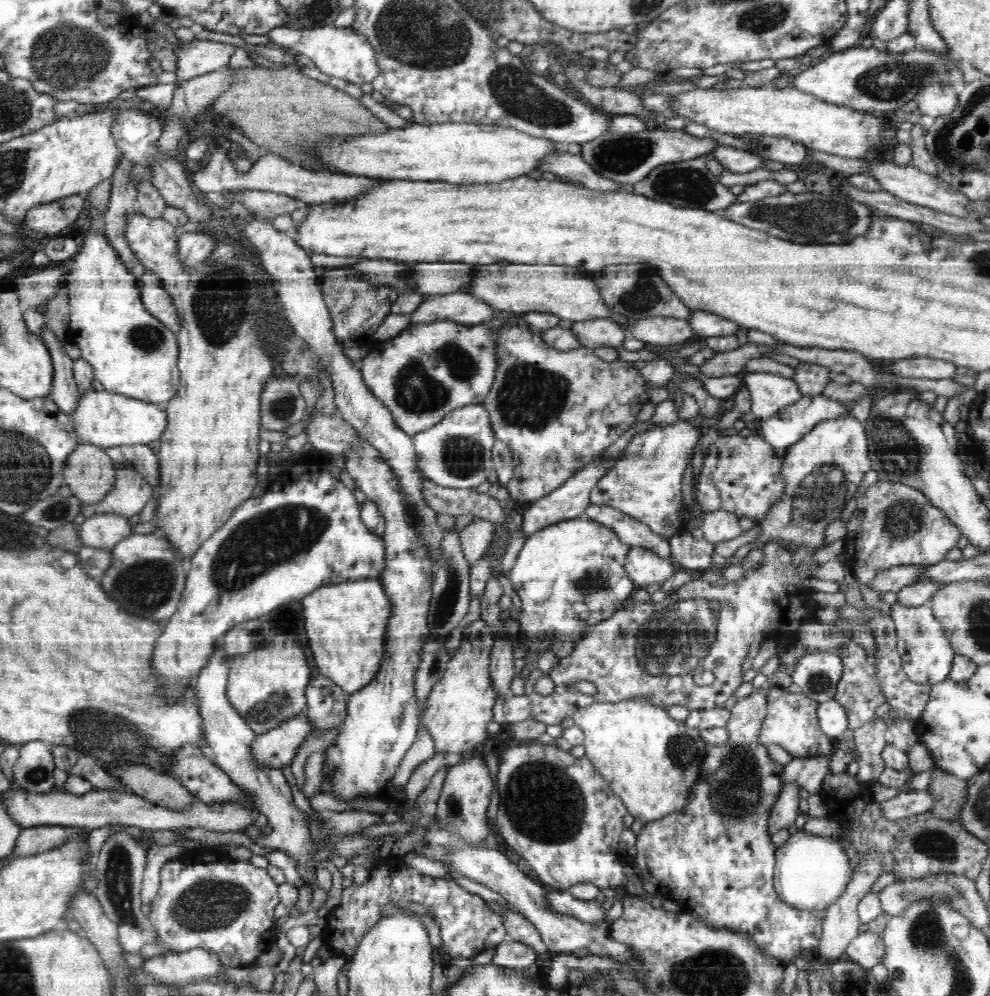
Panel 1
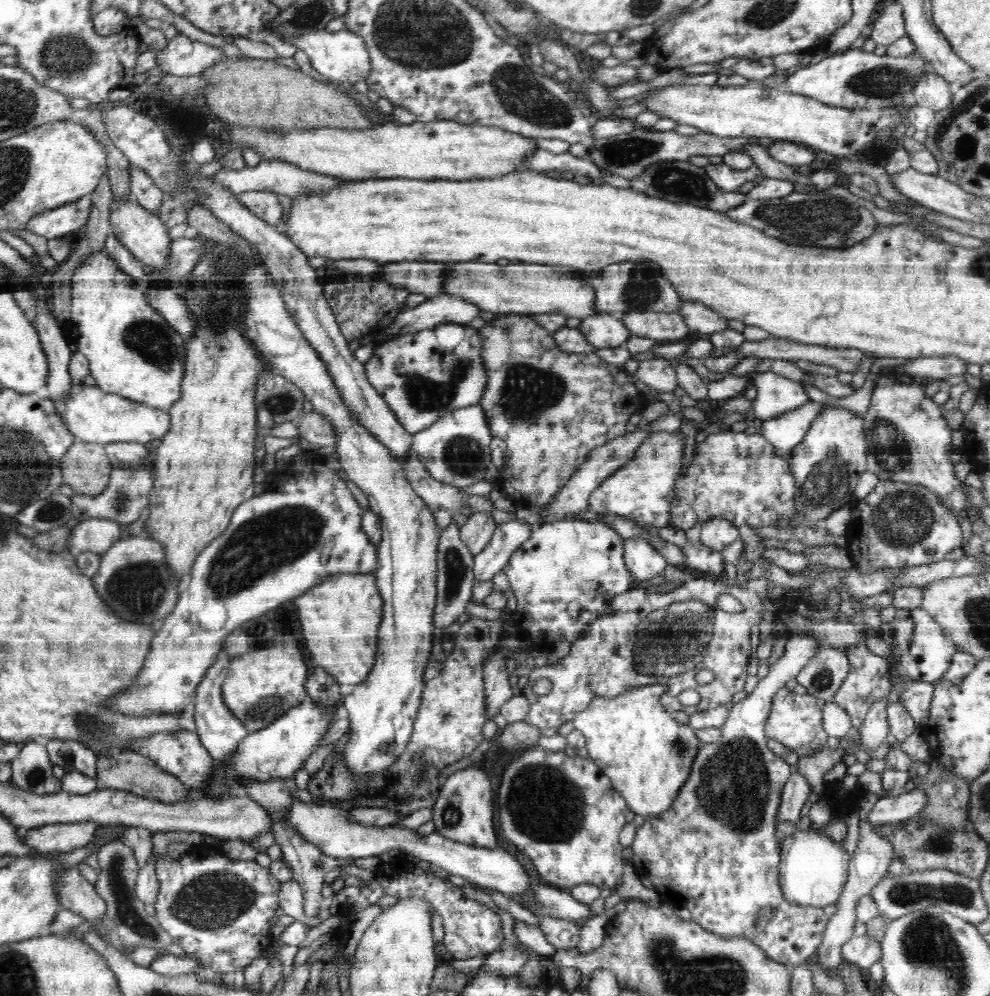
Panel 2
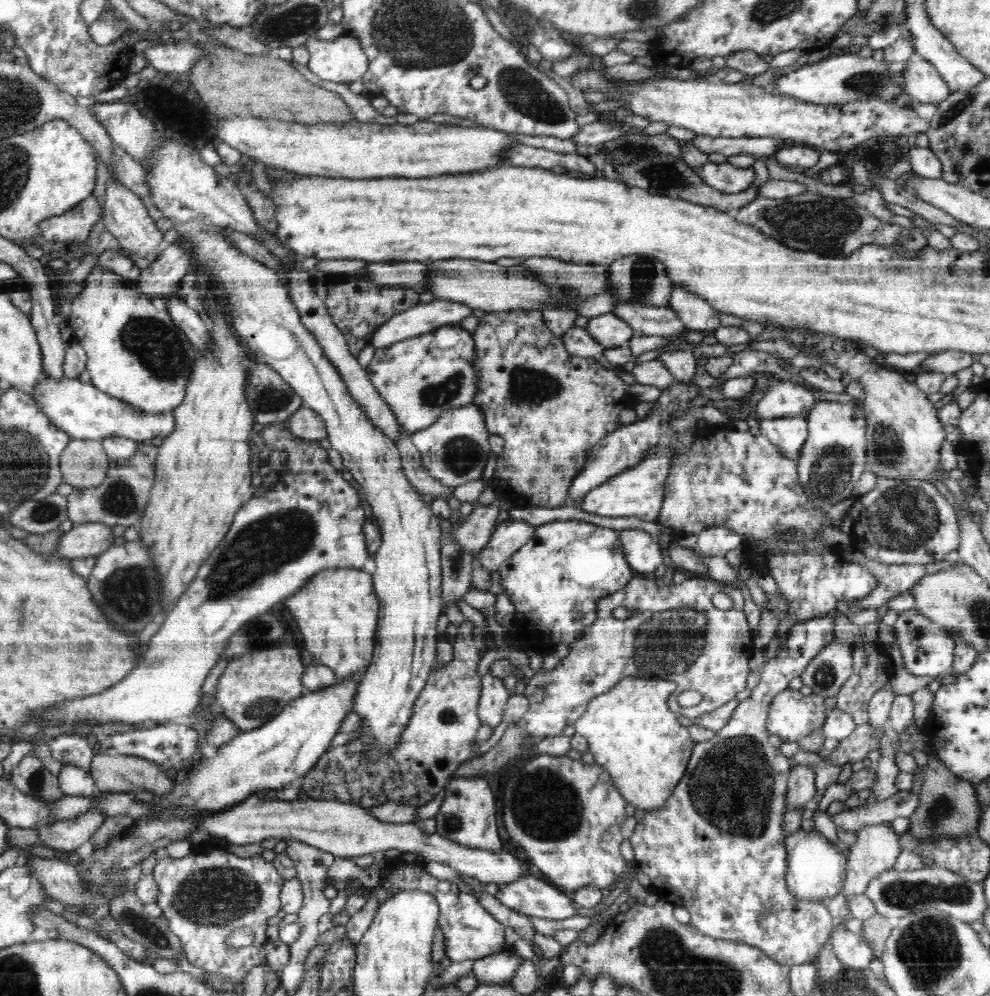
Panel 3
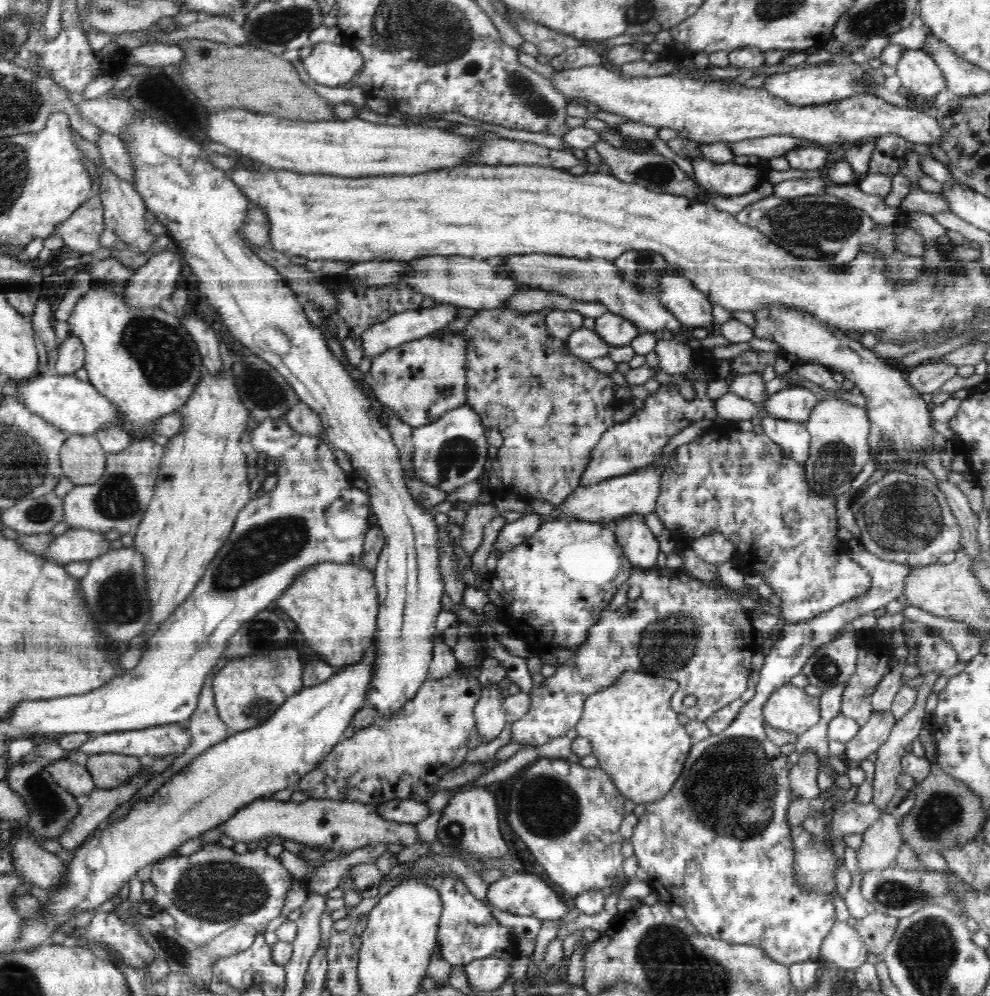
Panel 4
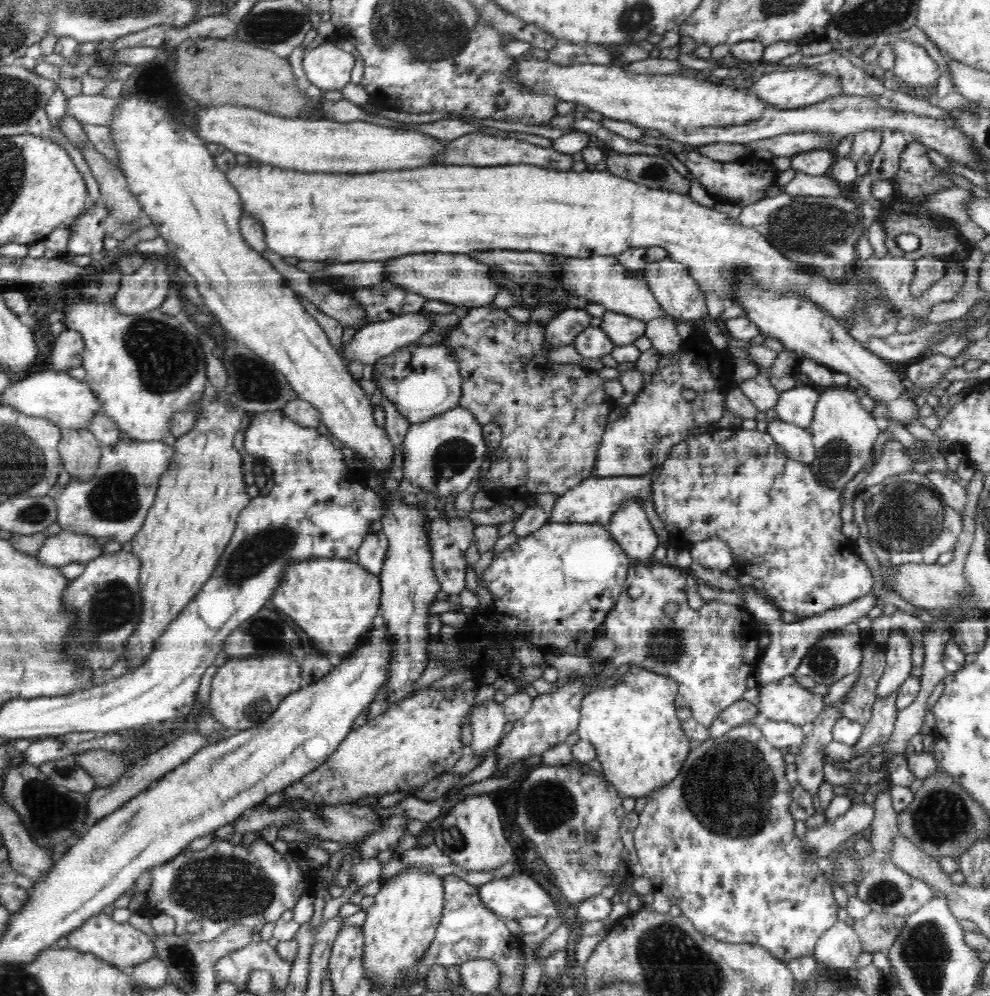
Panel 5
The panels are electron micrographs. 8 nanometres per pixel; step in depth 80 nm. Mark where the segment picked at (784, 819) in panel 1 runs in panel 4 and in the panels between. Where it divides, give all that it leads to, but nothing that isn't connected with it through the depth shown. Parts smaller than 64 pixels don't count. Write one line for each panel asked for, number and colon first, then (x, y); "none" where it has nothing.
2: (795, 792)
3: (800, 788)
4: (803, 775)

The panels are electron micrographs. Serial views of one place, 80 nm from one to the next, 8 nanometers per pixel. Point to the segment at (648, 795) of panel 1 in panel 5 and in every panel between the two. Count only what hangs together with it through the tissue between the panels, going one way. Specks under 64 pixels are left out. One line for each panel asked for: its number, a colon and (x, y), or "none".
2: (647, 754)
3: (631, 732)
4: (635, 734)
5: (638, 739)

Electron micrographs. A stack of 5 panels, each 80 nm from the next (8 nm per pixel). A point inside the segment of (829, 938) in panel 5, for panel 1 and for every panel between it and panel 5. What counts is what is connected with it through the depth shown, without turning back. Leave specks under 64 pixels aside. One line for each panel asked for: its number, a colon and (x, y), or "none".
1: (868, 949)
2: (863, 952)
3: (854, 952)
4: (843, 947)

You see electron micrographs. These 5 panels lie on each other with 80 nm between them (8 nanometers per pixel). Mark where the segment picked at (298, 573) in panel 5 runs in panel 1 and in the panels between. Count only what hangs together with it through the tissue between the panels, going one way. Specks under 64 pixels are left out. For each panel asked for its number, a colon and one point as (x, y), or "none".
1: (346, 623)
2: (341, 616)
3: (337, 612)
4: (335, 606)

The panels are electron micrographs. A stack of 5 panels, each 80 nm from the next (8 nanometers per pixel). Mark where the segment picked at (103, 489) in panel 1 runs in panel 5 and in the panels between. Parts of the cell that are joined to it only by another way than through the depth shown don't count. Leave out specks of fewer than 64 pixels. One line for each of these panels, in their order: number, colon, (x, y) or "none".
2: (85, 467)
3: (84, 465)
4: (83, 461)
5: (80, 453)

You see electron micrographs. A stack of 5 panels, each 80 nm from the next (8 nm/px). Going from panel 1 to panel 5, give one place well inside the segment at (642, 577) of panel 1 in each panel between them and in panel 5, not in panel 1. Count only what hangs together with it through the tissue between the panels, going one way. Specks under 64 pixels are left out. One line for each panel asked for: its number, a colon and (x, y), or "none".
2: (643, 561)
3: (643, 553)
4: (641, 548)
5: (630, 528)

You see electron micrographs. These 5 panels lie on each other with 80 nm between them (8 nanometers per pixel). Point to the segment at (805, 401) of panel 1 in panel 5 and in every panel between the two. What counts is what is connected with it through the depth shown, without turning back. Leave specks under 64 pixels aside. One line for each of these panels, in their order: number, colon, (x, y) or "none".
2: (785, 431)
3: (789, 434)
4: (793, 438)
5: (797, 444)

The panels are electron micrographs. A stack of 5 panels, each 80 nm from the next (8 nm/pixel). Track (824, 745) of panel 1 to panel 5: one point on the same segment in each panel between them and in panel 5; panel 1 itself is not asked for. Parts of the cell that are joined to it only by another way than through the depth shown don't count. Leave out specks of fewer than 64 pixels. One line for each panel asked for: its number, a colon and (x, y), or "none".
2: (795, 720)
3: (791, 715)
4: (790, 708)
5: (787, 701)

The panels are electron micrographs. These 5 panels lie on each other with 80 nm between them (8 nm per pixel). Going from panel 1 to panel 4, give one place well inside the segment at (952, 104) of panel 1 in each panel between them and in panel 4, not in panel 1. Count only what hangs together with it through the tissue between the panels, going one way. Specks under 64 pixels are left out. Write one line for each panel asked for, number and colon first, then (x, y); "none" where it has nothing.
2: (932, 91)
3: (923, 83)
4: (920, 75)

